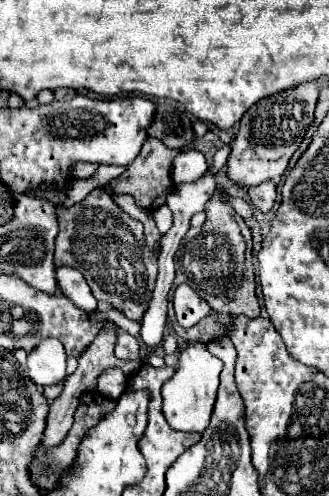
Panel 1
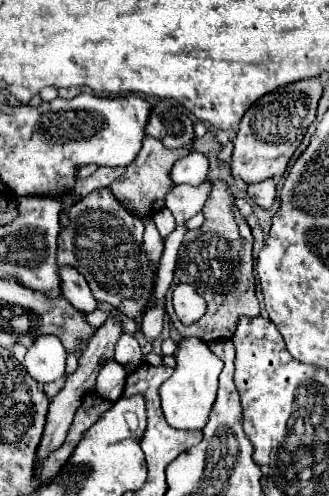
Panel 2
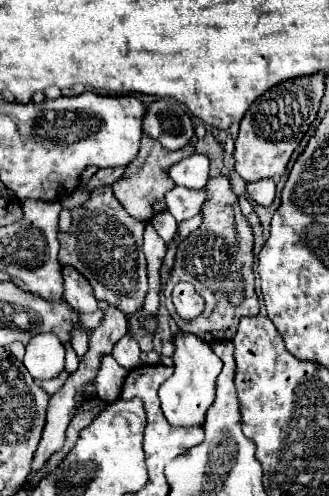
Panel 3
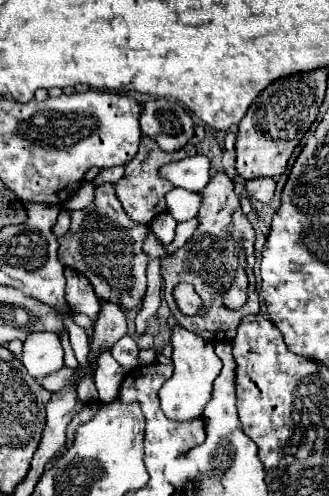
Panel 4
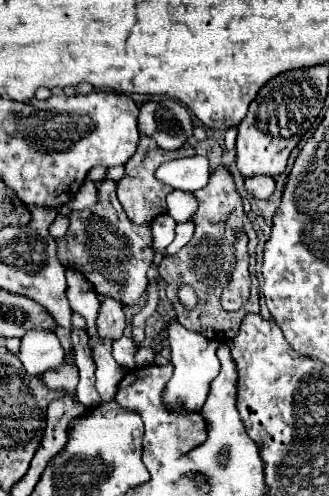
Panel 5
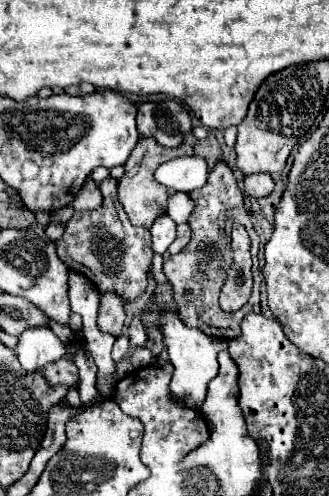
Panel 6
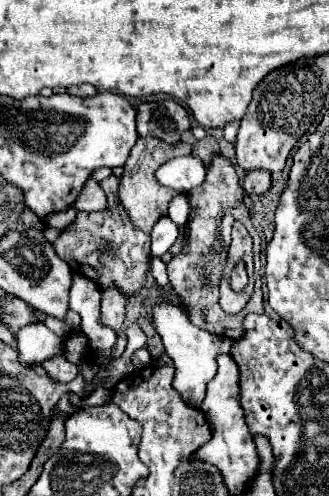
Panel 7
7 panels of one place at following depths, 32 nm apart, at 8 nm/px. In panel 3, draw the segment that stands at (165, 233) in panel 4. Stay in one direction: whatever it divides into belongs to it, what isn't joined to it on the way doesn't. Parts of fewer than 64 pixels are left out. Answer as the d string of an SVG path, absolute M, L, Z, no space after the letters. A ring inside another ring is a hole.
M168 210L152 216L152 224L154 224L154 228L158 230L158 234L160 234L166 242L172 238L172 234L174 234L176 228L178 228L178 222L174 220L174 216L172 216Z

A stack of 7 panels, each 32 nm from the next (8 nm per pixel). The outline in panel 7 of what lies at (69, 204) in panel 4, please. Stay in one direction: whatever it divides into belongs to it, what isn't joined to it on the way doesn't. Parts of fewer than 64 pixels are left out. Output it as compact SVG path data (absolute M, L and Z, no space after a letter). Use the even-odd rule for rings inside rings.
M90 178L88 184L84 184L84 192L80 192L80 196L76 198L74 208L76 210L90 210L90 212L106 208L106 196L94 178Z

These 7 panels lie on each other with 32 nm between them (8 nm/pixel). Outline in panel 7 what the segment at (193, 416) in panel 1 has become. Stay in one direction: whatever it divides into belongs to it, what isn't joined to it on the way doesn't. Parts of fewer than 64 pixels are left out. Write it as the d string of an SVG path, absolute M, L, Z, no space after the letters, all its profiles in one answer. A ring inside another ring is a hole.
M162 300L160 304L154 306L152 316L154 316L156 330L162 336L166 354L172 358L174 368L176 368L176 374L174 374L174 380L172 380L172 388L182 396L184 402L192 404L194 408L200 408L200 404L202 404L202 400L206 396L206 384L216 374L216 356L230 354L232 340L230 338L212 336L212 334L192 326L190 320L188 320L188 312L182 306L166 304L166 300Z

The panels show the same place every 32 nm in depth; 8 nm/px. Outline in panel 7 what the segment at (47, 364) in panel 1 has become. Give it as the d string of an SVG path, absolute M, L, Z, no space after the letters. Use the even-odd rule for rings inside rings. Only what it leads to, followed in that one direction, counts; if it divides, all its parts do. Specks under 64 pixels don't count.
M28 324L18 334L18 346L16 346L16 350L18 350L20 364L24 364L24 366L30 368L30 366L42 366L50 358L62 356L64 354L64 342L46 324Z

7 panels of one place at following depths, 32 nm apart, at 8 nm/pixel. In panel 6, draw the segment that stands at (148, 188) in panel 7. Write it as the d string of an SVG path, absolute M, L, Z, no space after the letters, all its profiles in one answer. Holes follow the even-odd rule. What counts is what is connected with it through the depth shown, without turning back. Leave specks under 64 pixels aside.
M142 136L138 146L134 148L132 156L128 158L128 162L124 164L126 172L124 176L118 180L118 200L120 204L124 206L130 222L134 226L144 226L144 228L150 228L152 222L164 214L166 210L166 202L168 202L168 196L172 194L170 188L164 188L160 182L154 180L154 170L162 164L162 162L168 162L172 158L178 158L178 156L186 156L186 154L194 154L192 146L190 144L182 144L180 148L164 148L160 146L156 140L152 138L146 138Z

